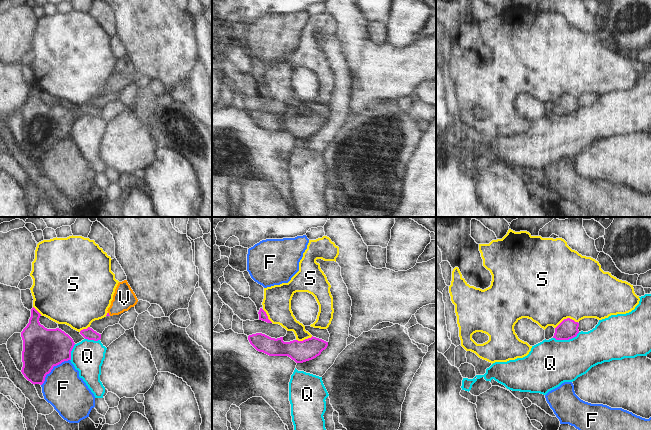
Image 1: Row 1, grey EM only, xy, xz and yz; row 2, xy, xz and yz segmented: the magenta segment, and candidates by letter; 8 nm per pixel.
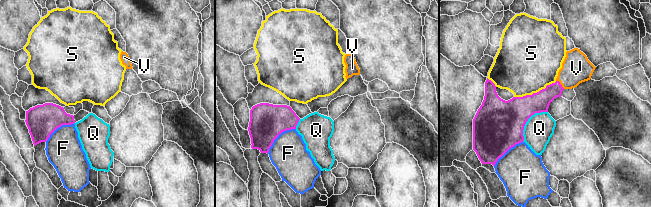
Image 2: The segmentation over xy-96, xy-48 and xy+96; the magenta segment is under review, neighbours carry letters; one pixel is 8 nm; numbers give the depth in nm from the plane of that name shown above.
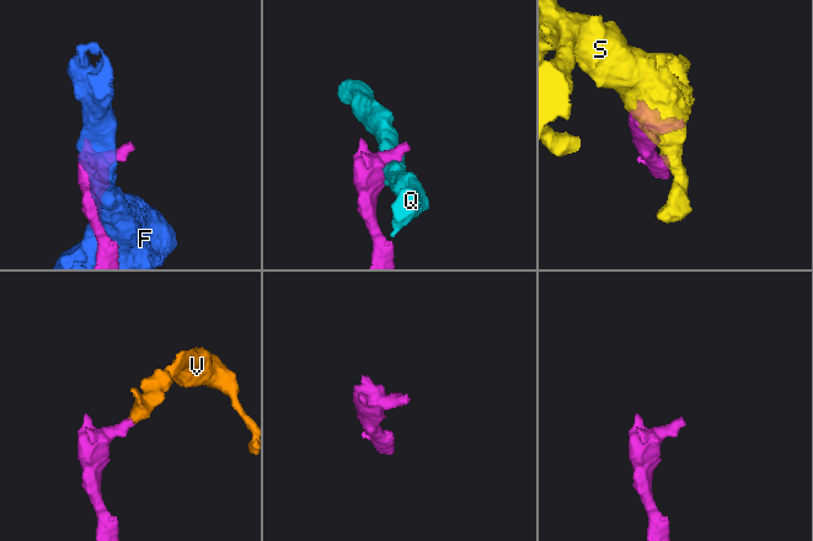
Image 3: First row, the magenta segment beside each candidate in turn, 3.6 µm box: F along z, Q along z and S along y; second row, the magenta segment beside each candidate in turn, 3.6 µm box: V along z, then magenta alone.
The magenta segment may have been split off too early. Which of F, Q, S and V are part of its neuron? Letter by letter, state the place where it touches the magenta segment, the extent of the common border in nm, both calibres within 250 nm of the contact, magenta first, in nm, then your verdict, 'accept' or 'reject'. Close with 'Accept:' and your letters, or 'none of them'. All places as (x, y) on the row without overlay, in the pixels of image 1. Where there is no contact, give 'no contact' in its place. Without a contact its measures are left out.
F: meets magenta in xy at (52, 144); contact 320 nm long; 320 nm thick on the magenta side, 320 nm on the other; reject
Q: meets magenta in yz at (566, 115); contact 220 nm long; 160 nm thick on the magenta side, 380 nm on the other; reject
S: meets magenta in yz at (567, 94); contact 190 nm long; 160 nm thick on the magenta side, 500 nm on the other; reject
V: meets magenta in xy at (108, 90); contact 40 nm long; 20 nm thick on the magenta side, 180 nm on the other; accept
Accept: V

